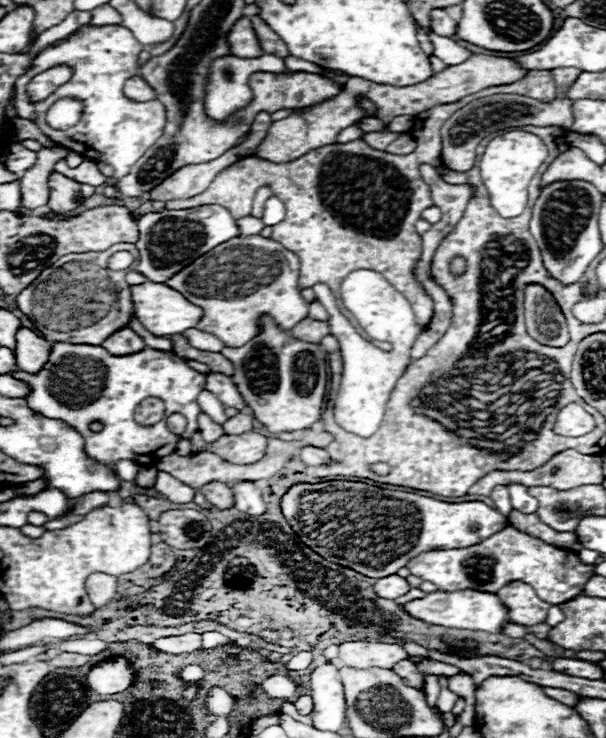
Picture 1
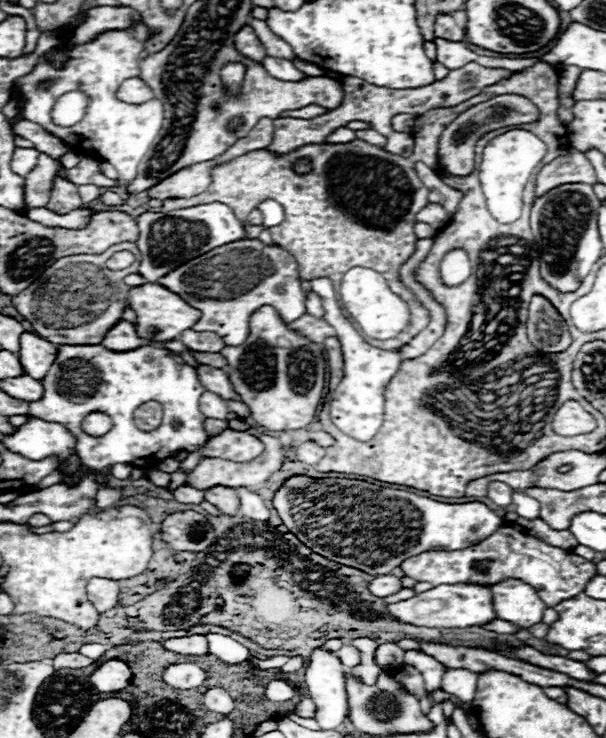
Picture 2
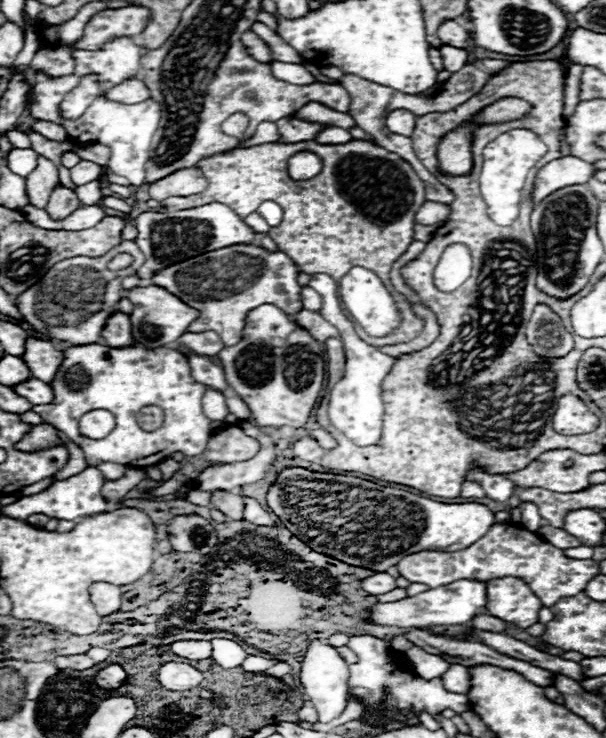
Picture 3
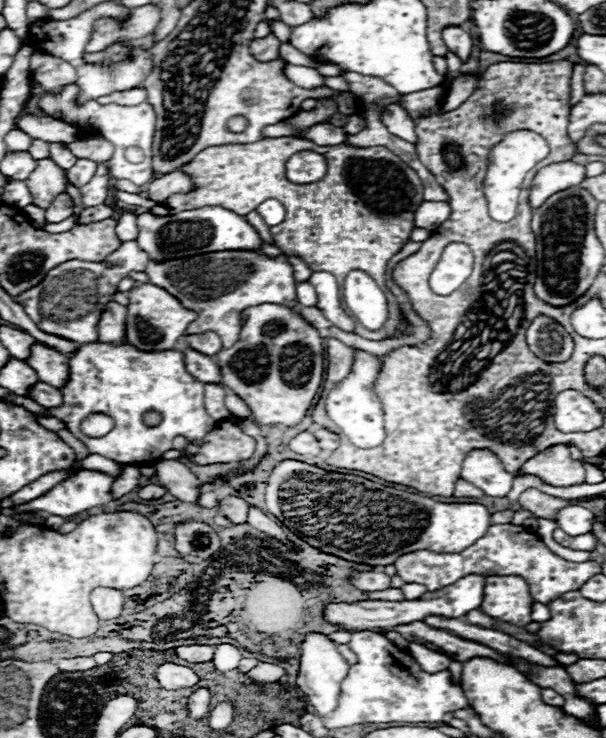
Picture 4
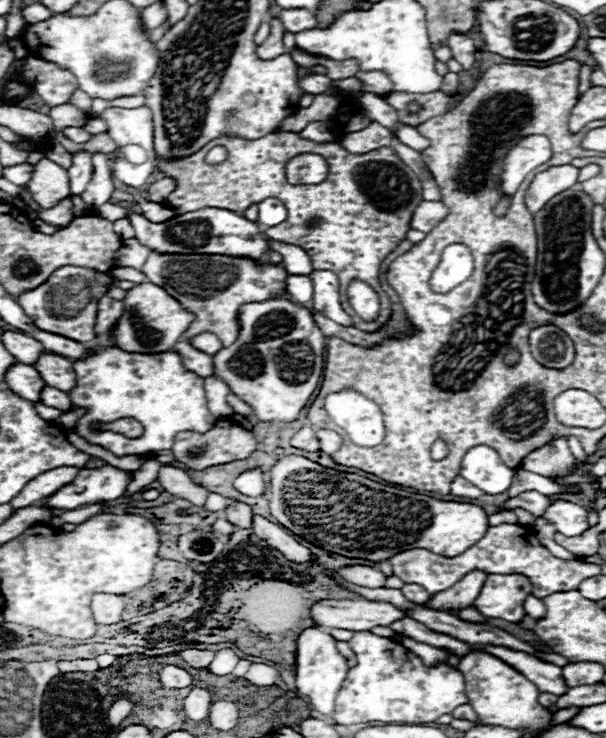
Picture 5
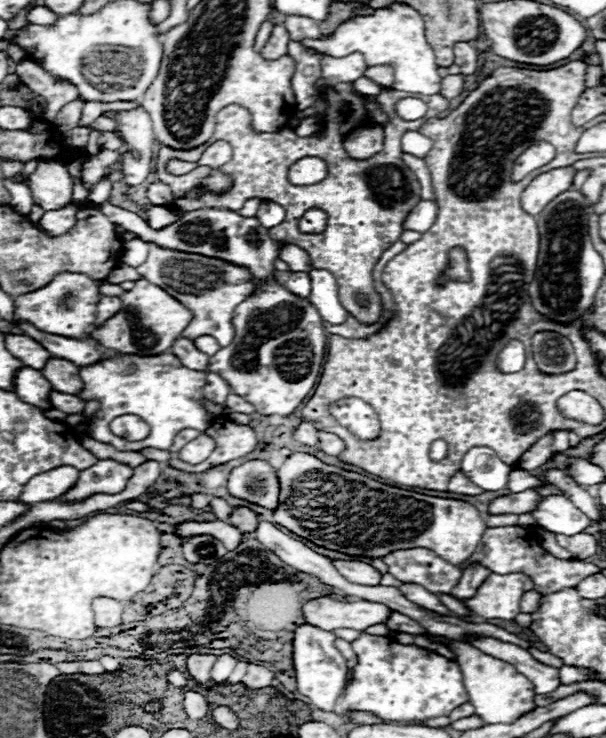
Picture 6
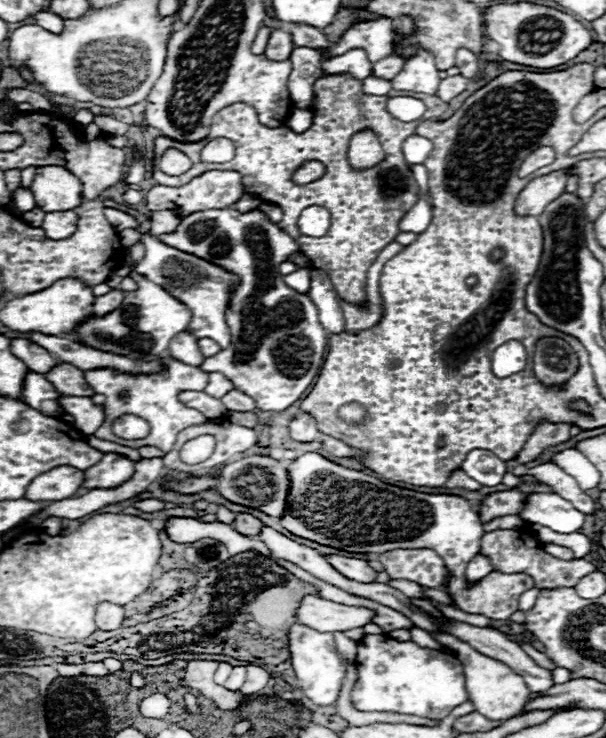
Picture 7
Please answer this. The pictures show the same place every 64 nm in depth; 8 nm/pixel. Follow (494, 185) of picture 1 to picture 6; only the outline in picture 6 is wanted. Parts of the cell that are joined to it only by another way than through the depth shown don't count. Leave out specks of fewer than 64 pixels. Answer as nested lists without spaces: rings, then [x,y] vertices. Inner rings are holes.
[[[538,140],[538,142],[532,142],[514,162],[514,168],[512,168],[512,180],[518,182],[522,180],[526,174],[530,174],[532,170],[548,164],[550,160],[554,160],[556,152],[554,152],[554,146],[544,142],[544,140]]]

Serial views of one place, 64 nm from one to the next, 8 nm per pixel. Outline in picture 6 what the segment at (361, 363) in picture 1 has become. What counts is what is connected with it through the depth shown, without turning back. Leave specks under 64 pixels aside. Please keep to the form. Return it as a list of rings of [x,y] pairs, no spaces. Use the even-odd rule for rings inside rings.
[[[310,270],[310,280],[312,280],[312,292],[308,300],[312,306],[320,312],[322,320],[330,324],[342,324],[346,320],[346,310],[342,308],[338,300],[338,284],[332,272],[328,270]],[[342,398],[330,406],[330,412],[338,424],[348,428],[358,440],[374,440],[380,434],[376,410],[360,398]]]

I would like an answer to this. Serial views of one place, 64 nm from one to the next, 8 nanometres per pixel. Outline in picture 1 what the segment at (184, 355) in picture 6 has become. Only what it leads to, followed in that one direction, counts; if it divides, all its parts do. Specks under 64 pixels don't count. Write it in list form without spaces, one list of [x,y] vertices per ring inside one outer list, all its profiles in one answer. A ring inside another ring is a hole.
[[[212,372],[212,374],[206,376],[206,390],[216,394],[222,404],[232,406],[232,408],[236,408],[240,412],[248,412],[248,406],[244,404],[244,400],[242,400],[236,384],[232,382],[232,378]]]

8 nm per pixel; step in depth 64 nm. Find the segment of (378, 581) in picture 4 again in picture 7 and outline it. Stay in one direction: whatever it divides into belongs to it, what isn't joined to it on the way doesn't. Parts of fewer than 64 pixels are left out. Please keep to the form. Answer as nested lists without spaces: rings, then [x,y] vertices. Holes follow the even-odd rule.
[[[326,556],[326,560],[342,574],[348,576],[350,580],[356,582],[376,582],[376,570],[368,566],[368,562],[358,560],[358,558],[344,558],[344,556]]]

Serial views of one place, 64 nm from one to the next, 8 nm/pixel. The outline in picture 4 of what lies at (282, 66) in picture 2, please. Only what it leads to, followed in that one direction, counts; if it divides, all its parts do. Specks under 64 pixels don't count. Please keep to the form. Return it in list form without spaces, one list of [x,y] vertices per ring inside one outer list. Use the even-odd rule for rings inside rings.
[[[286,64],[284,66],[284,76],[288,80],[292,80],[300,88],[318,88],[318,86],[324,84],[322,82],[322,76],[314,68],[308,68],[308,66],[292,66],[292,64]]]

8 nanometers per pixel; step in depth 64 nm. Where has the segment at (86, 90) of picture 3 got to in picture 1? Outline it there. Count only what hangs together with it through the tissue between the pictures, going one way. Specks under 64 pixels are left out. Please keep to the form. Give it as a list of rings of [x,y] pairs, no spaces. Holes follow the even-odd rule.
[[[60,98],[54,102],[46,114],[46,122],[54,130],[68,130],[74,126],[82,116],[82,104],[74,98]]]

